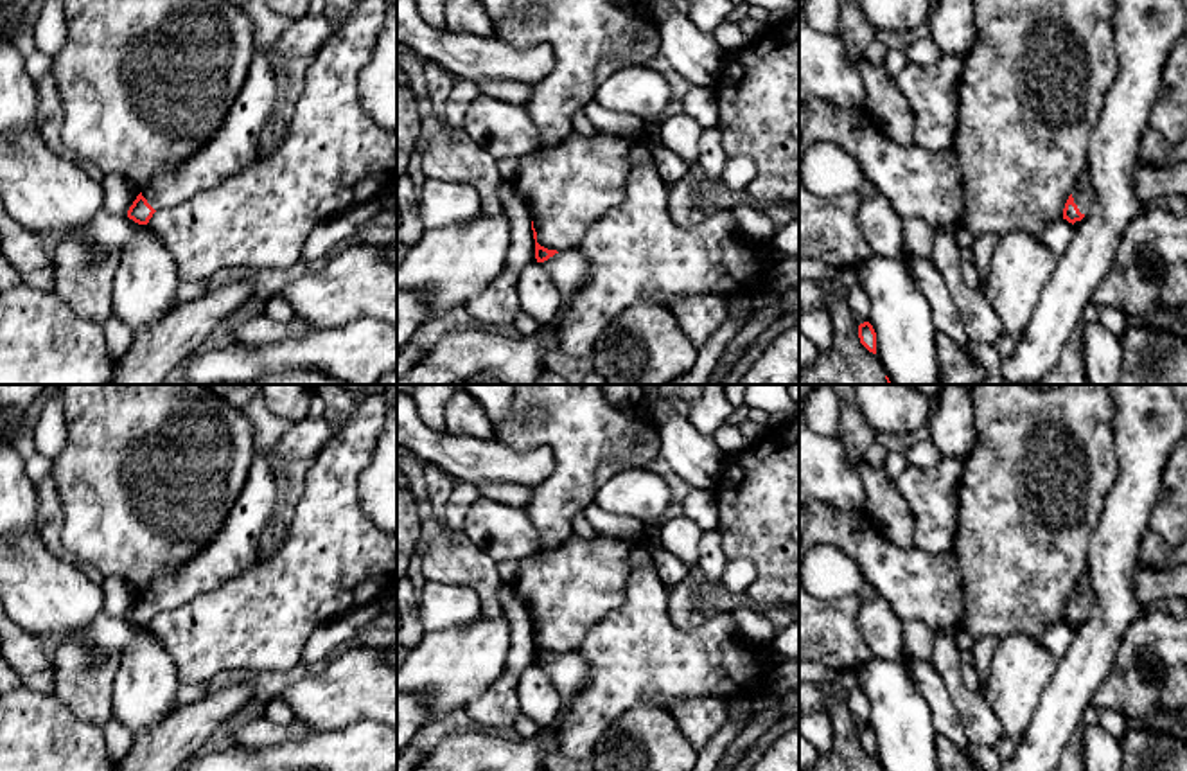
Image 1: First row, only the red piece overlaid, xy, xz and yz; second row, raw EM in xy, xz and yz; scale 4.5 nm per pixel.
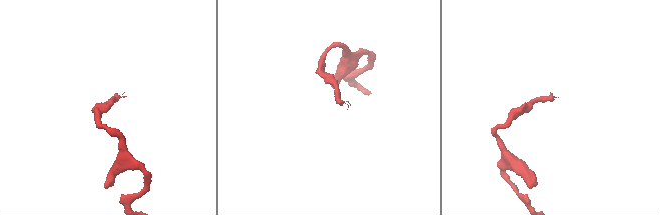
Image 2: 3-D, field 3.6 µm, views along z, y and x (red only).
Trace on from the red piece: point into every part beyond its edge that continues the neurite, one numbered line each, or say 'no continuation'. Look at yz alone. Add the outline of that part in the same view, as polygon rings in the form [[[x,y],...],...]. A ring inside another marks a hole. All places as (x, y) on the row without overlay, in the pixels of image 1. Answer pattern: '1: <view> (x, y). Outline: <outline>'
1: yz (1083, 597). Outline: [[[1083,573],[1079,584],[1072,595],[1074,606],[1077,607],[1081,616],[1086,616],[1094,606],[1094,589],[1090,582],[1090,573]]]

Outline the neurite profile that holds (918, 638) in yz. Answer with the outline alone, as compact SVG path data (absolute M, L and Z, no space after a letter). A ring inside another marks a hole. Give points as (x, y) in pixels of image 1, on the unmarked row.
M919 620L901 624L903 649L923 661L932 661L934 631Z

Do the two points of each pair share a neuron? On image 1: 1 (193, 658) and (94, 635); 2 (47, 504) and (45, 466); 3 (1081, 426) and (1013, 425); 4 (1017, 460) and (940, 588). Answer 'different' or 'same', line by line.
1: different
2: different
3: same
4: different

